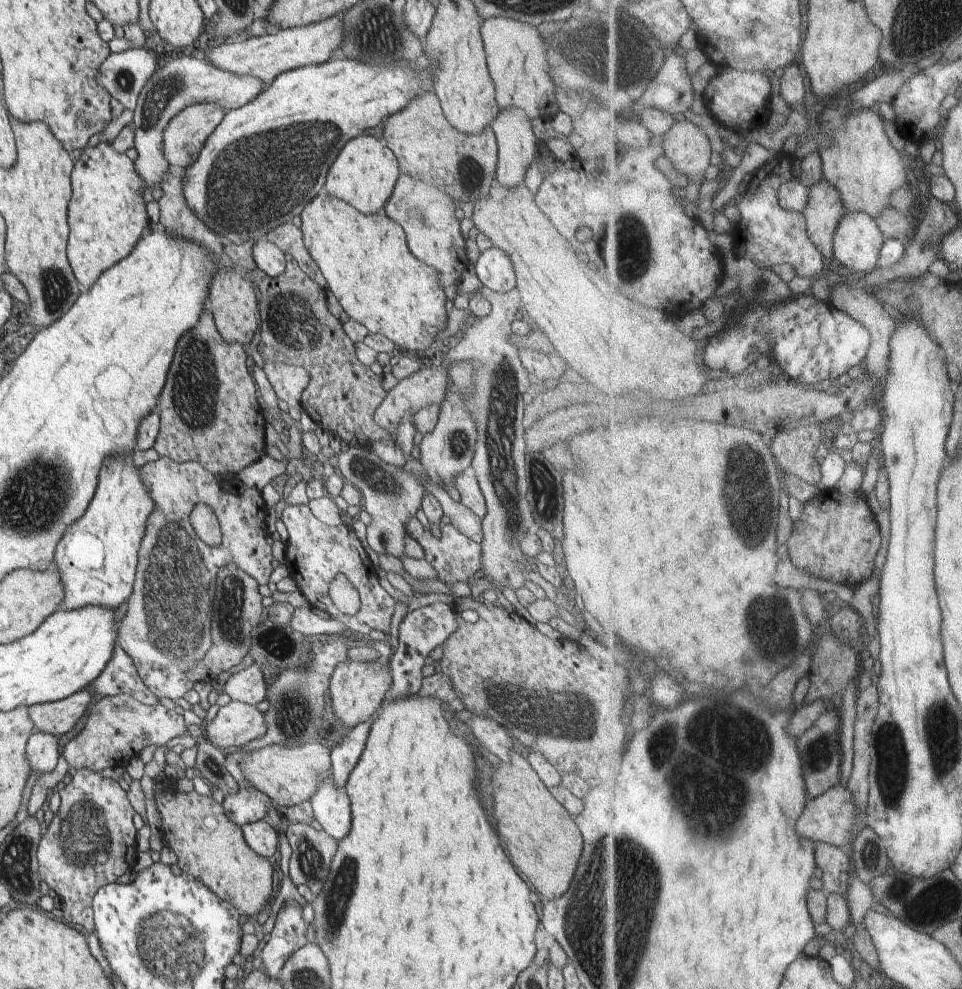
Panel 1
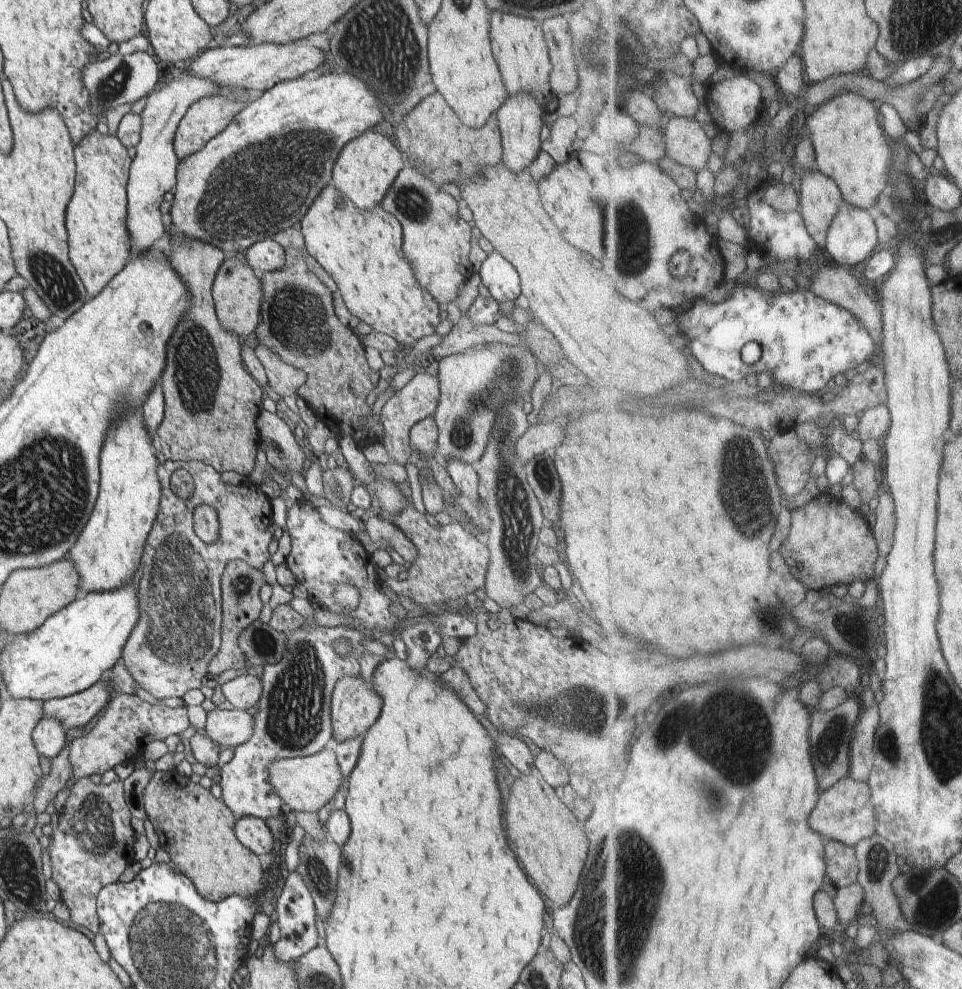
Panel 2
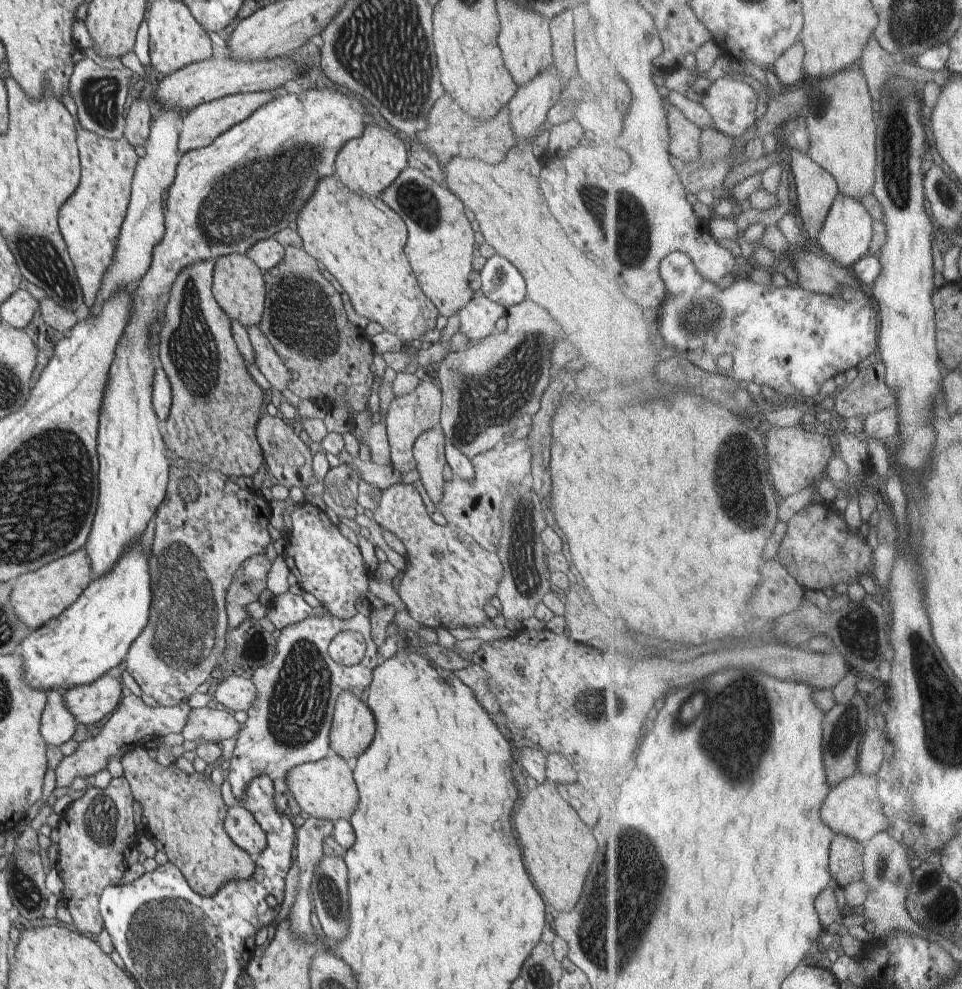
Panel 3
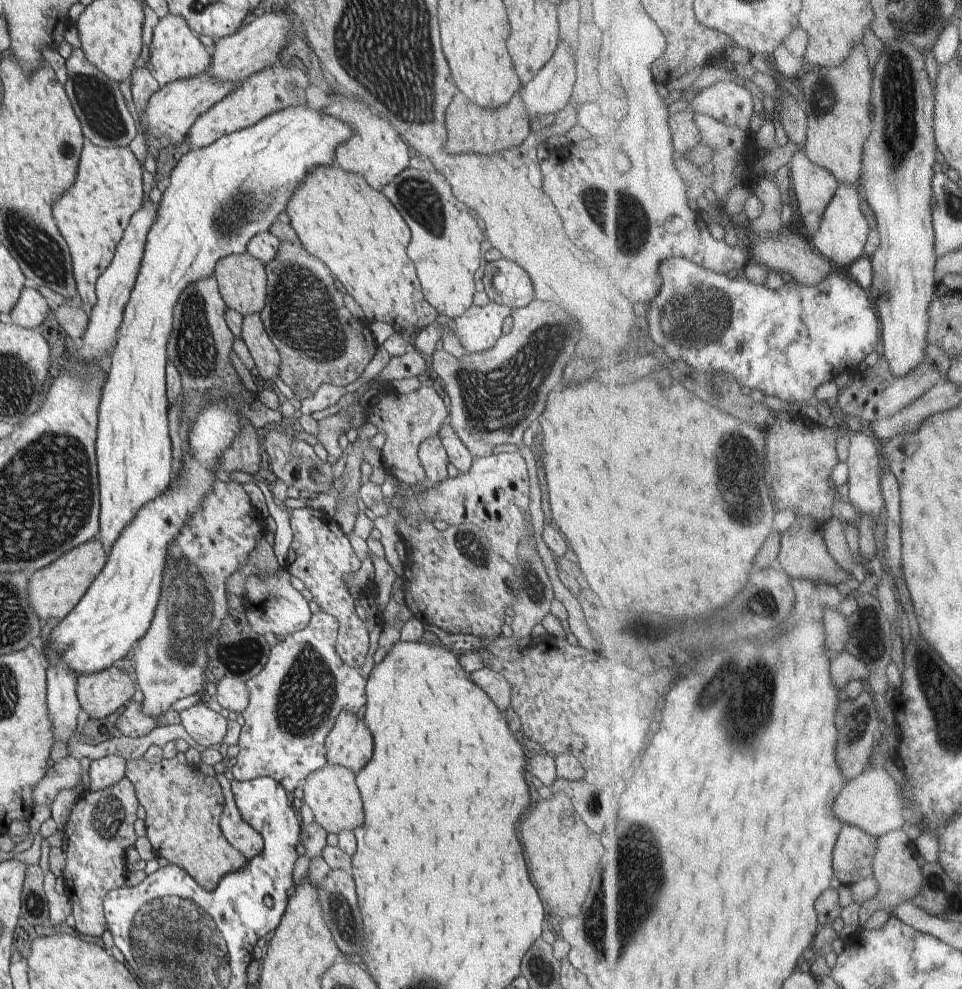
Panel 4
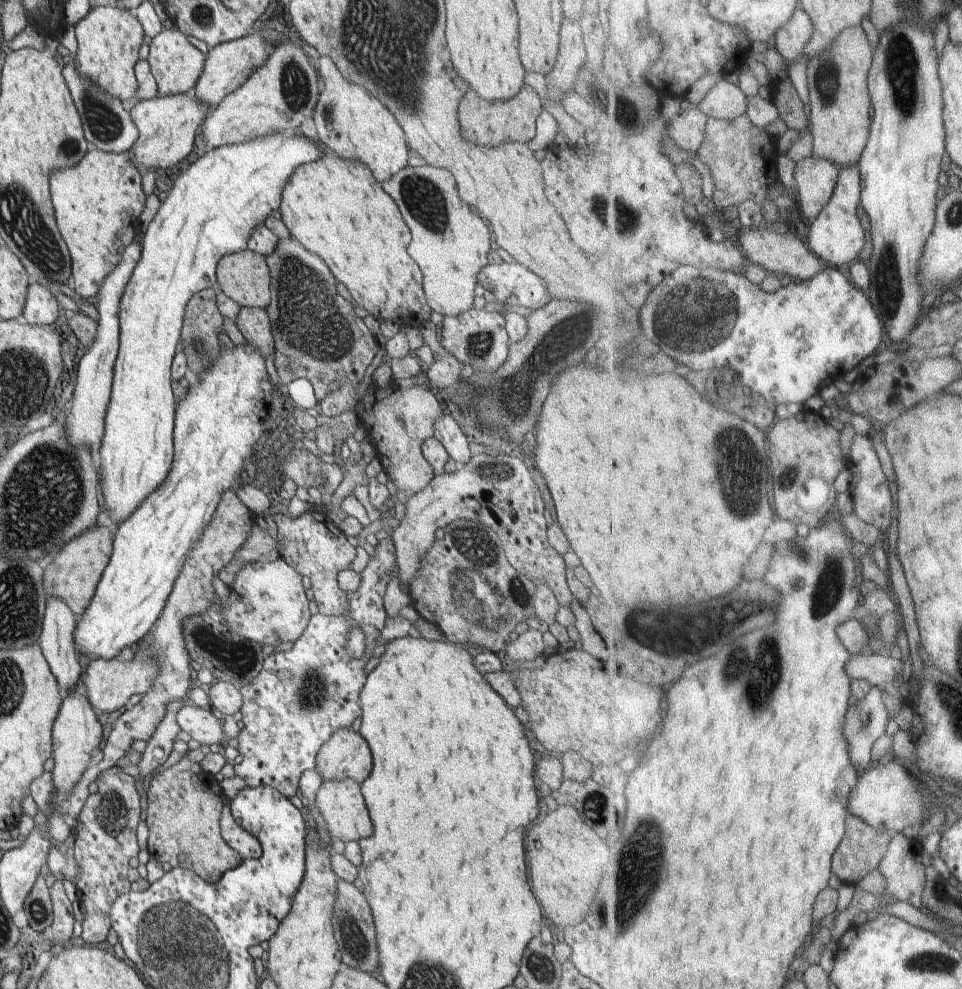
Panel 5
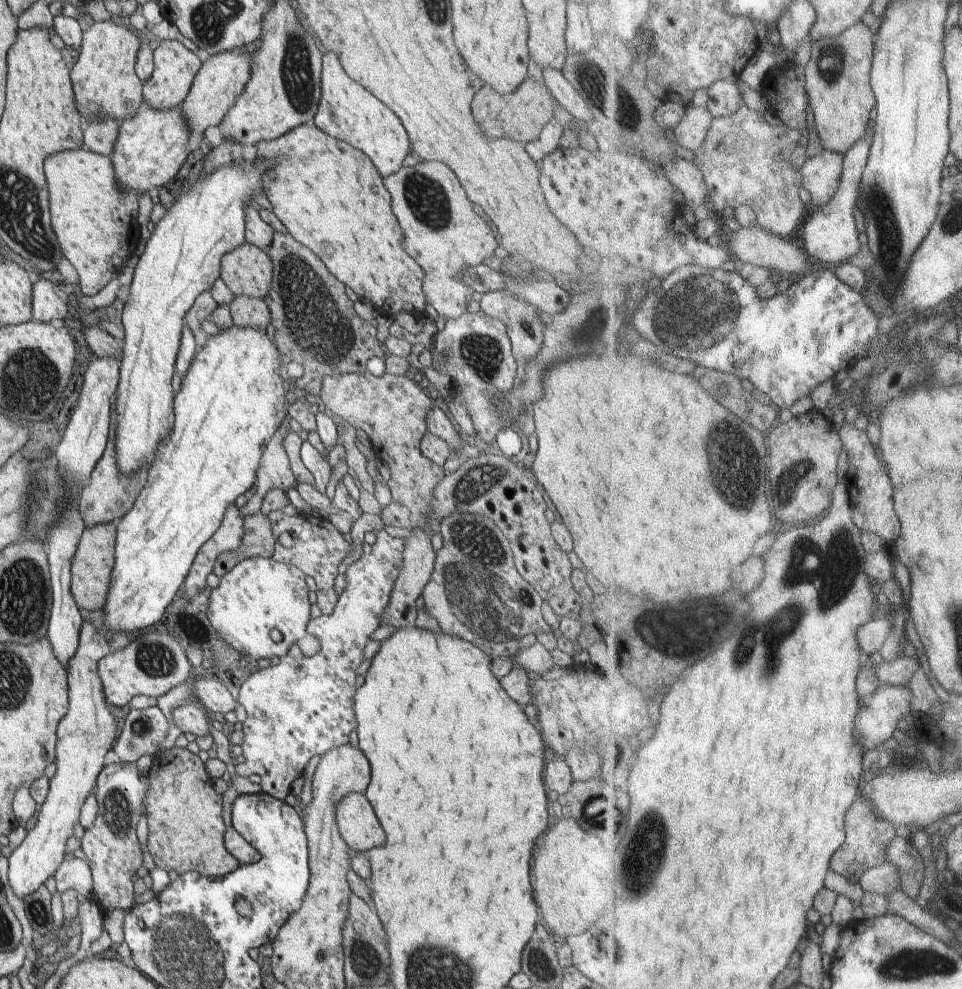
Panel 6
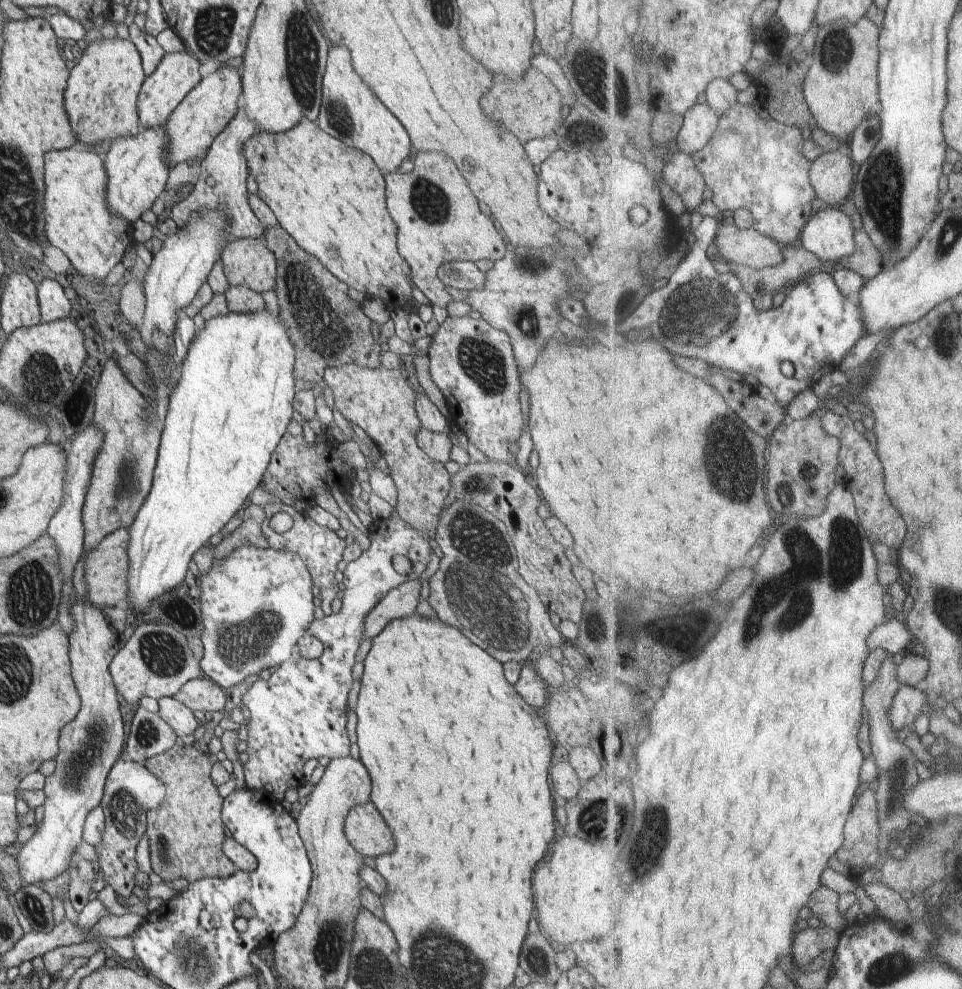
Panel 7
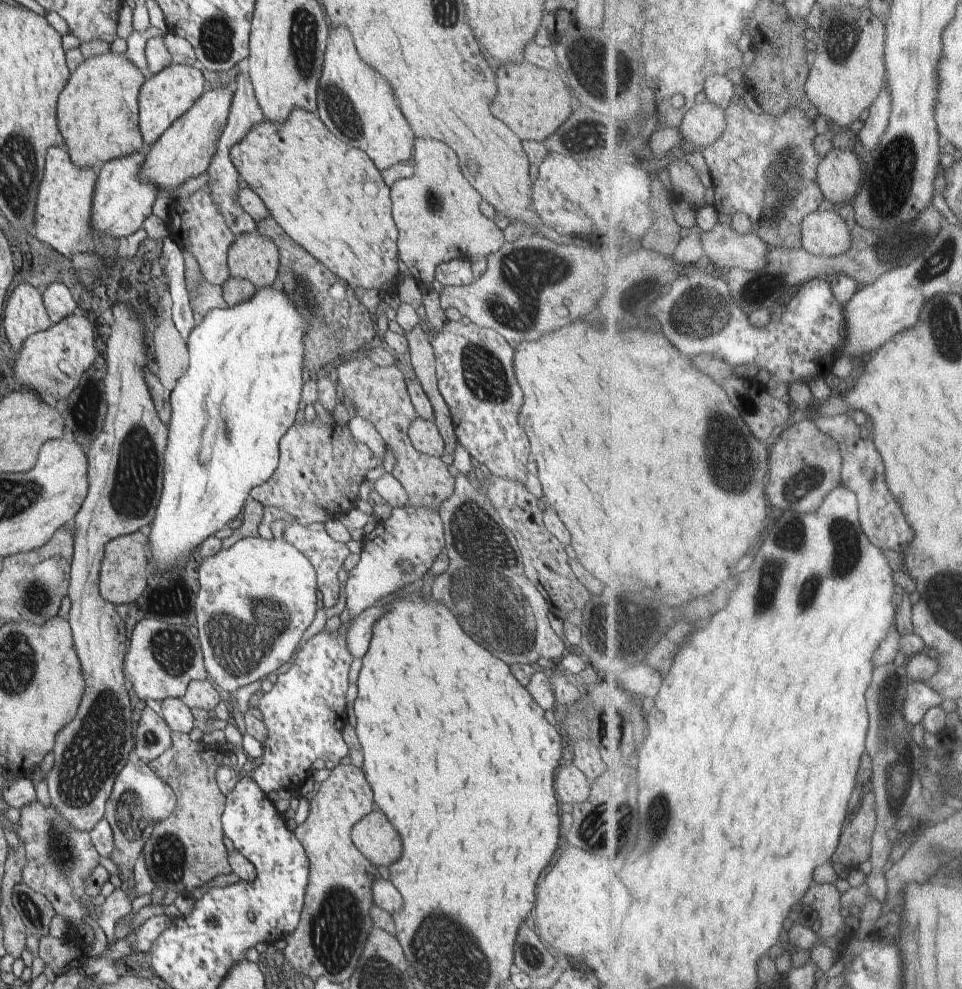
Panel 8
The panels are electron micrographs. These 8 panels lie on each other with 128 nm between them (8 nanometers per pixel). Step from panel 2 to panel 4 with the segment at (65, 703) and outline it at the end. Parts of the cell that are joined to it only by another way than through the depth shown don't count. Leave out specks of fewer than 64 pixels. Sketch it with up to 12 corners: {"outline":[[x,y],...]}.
{"outline":[[114,665],[77,676],[90,718],[125,706],[138,690]]}

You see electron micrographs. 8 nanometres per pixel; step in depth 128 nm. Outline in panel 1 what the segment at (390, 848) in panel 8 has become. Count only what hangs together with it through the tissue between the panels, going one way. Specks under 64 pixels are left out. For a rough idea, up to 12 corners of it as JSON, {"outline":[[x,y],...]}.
{"outline":[[327,741],[236,754],[281,811],[310,802],[332,776]]}

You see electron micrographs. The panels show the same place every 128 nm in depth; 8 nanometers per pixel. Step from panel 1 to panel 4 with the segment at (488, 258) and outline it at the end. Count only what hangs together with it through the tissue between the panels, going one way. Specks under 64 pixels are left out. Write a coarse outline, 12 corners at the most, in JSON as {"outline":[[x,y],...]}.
{"outline":[[502,258],[485,264],[492,303],[525,307],[535,298],[531,276]]}

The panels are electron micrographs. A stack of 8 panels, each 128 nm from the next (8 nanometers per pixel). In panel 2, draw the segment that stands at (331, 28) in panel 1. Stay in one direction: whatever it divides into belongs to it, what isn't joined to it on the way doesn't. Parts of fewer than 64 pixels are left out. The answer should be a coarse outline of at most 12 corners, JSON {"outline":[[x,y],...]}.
{"outline":[[309,38],[206,49],[183,70],[262,94],[318,68]]}

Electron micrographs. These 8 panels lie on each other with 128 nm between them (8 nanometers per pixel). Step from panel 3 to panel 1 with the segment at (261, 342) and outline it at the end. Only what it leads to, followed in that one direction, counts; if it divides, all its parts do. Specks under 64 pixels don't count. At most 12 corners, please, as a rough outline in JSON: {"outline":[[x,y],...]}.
{"outline":[[266,359],[264,372],[277,398],[303,412],[300,395],[309,372]]}

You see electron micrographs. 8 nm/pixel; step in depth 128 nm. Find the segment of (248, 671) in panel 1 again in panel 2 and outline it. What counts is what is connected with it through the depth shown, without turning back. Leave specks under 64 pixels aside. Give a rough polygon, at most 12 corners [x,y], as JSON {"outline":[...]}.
{"outline":[[242,674],[222,684],[225,700],[245,711],[257,706],[261,679]]}

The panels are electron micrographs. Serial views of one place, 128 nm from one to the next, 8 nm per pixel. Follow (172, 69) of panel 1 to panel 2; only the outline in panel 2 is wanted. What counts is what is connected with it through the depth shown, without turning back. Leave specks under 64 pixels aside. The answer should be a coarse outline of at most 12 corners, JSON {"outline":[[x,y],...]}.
{"outline":[[184,71],[165,76],[140,114],[127,184],[132,259],[166,232],[160,204],[180,160],[175,134],[210,95],[255,94]]}

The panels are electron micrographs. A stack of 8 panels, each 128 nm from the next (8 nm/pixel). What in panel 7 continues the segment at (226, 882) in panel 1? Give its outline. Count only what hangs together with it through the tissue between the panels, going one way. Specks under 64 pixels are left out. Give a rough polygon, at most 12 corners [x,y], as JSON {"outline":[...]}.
{"outline":[[175,742],[145,767],[166,804],[147,812],[168,884],[236,872],[208,753]]}

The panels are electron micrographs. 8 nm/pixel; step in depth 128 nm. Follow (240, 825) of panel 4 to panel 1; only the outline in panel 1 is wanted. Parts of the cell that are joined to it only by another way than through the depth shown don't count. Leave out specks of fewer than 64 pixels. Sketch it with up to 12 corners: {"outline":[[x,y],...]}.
{"outline":[[260,819],[241,826],[244,840],[269,860],[278,850],[278,834]]}

